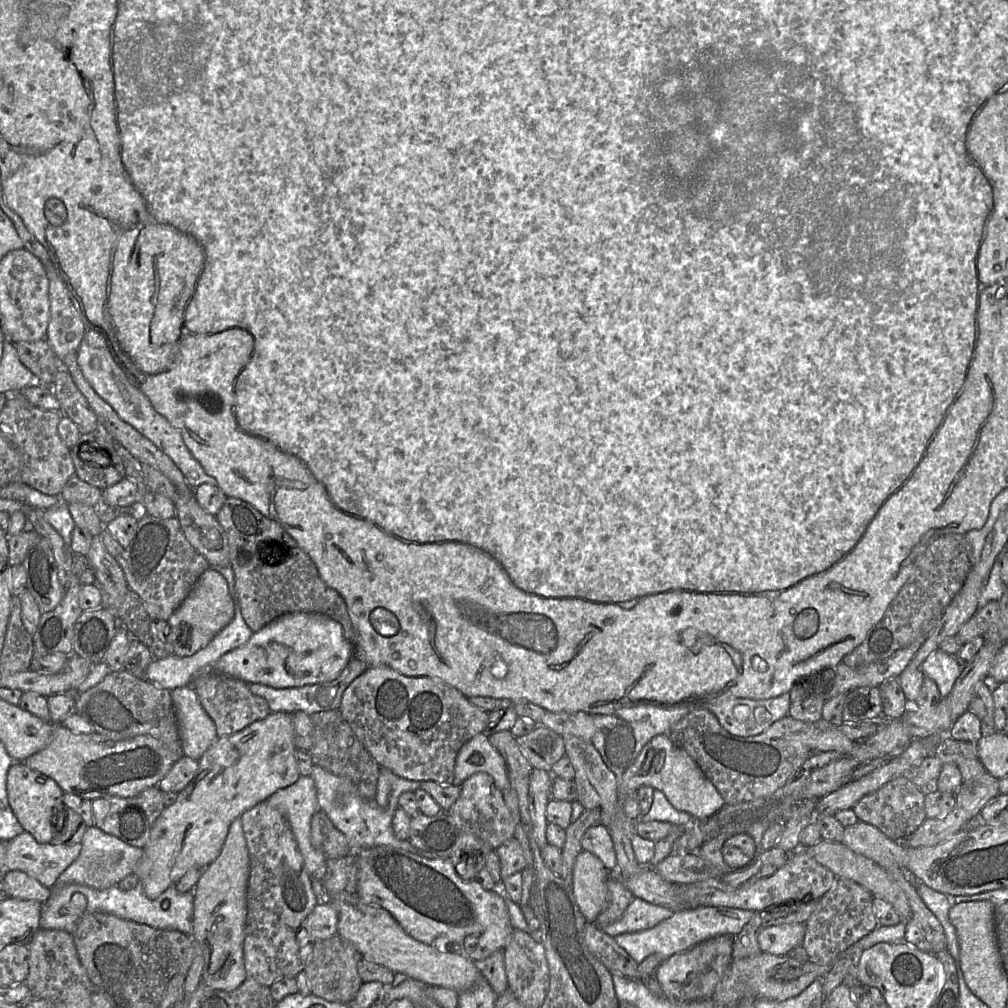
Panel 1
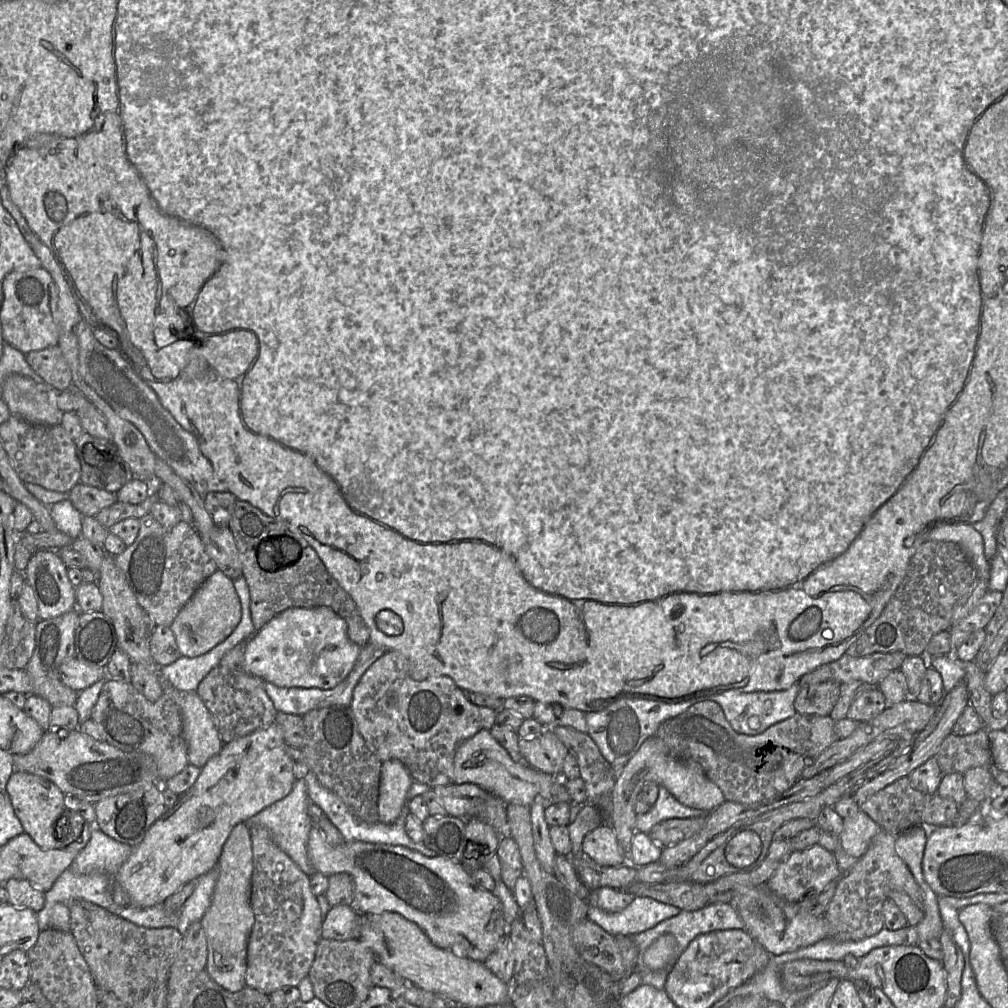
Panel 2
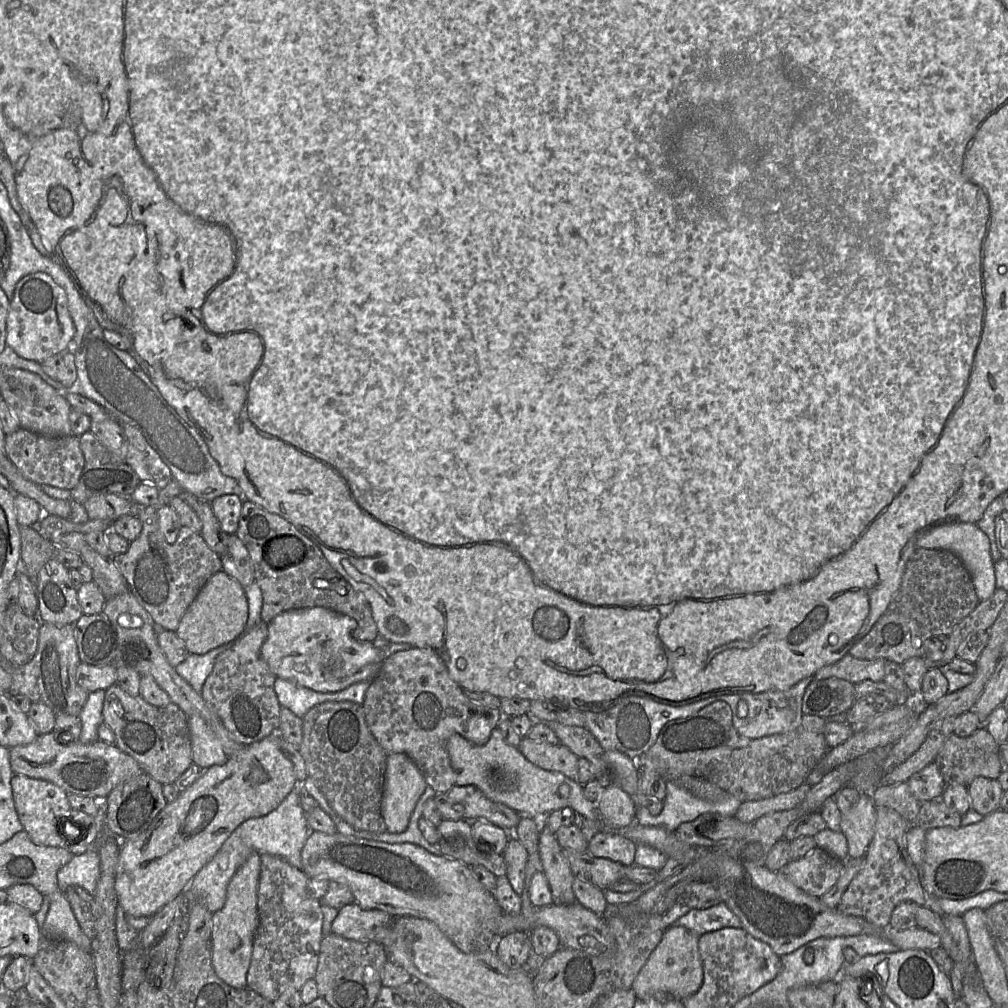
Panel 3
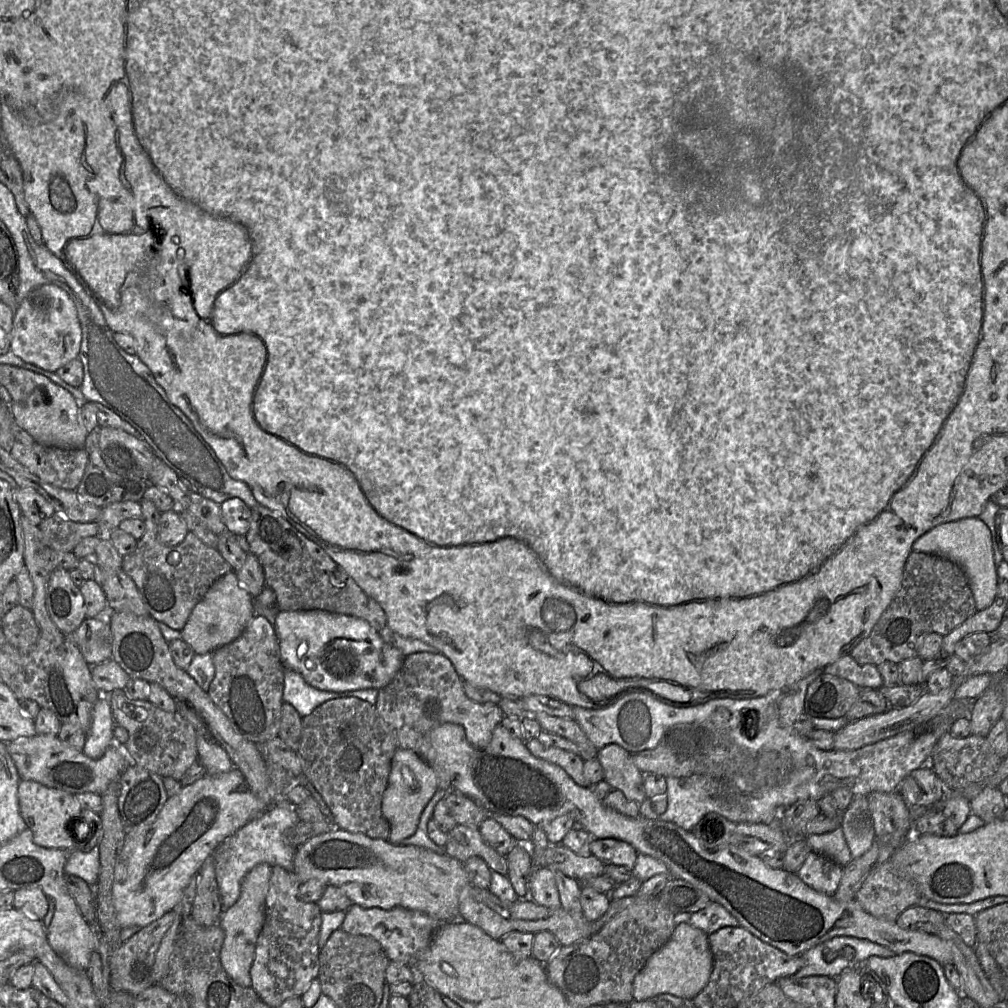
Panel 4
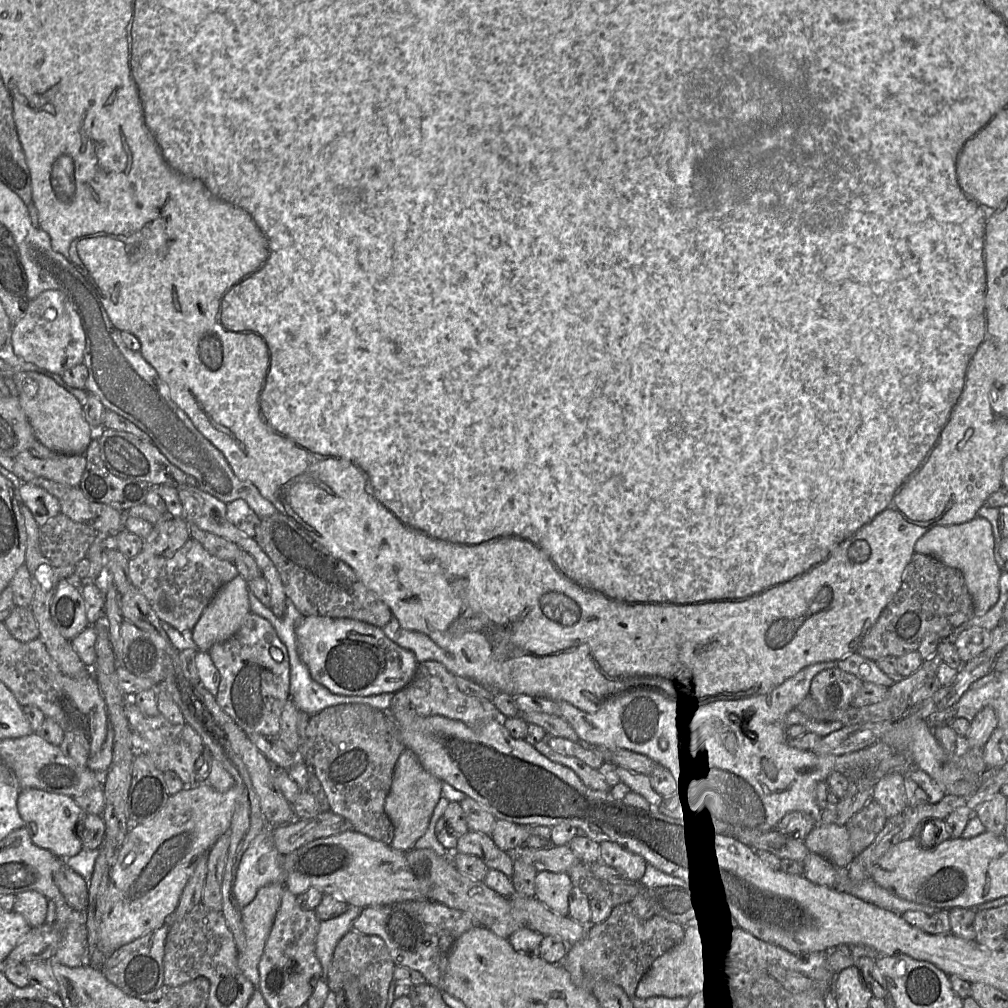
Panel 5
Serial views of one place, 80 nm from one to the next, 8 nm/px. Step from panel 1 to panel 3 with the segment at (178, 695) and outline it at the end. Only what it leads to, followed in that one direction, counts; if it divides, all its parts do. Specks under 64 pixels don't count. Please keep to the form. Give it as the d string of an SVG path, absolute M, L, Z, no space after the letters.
M190 715L188 724L193 763L203 770L214 765L225 764L228 756L205 720L199 715Z

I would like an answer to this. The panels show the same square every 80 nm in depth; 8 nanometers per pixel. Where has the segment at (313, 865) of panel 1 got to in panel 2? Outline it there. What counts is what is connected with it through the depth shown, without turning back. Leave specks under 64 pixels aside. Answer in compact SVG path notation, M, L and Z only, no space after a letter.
M304 778L296 780L291 791L281 800L271 804L258 814L250 817L245 824L266 828L274 842L282 849L308 876L316 871L312 866L307 851L309 831L312 827L312 819L308 814L310 799L307 794L307 786Z

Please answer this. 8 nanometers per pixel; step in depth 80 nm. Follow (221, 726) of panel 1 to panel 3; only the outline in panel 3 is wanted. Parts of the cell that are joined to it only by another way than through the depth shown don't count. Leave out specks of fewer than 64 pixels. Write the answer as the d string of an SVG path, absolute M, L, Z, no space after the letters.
M262 621L246 630L231 647L216 658L213 670L200 692L232 739L242 745L249 745L278 733L281 705L274 690L277 677L261 657L261 648L267 634L268 623Z

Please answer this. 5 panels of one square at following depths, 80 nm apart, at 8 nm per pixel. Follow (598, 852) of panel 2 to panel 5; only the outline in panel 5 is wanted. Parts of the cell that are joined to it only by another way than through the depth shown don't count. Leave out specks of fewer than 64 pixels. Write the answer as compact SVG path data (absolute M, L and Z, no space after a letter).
M610 841L599 843L599 861L616 869L625 881L637 883L646 870L646 861L619 844Z

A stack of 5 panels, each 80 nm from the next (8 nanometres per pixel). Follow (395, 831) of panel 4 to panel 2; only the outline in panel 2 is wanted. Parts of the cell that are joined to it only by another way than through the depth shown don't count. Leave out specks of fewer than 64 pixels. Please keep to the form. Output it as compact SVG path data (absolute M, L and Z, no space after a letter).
M390 759L382 763L378 797L379 821L391 824L398 819L403 807L407 806L407 794L413 782L409 770L401 761Z

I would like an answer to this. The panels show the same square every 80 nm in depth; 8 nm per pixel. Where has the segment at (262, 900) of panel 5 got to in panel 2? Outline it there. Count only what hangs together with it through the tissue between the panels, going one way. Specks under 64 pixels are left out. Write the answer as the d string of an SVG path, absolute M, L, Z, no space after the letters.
M235 825L223 845L215 868L218 879L211 905L200 920L207 939L205 970L218 985L230 992L237 992L246 986L247 945L255 921L251 907L253 852L248 825Z

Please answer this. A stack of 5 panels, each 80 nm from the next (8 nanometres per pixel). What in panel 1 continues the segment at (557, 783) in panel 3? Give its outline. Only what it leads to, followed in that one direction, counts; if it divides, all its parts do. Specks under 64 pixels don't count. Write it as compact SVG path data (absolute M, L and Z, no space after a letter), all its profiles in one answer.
M484 732L476 734L460 748L455 761L453 784L460 785L478 772L489 774L502 791L508 787L506 762Z

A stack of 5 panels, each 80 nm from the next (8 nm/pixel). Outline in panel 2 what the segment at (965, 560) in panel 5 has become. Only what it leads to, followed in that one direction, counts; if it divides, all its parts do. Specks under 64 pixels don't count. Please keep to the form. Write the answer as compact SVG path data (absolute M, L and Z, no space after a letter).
M936 523L927 534L928 541L950 541L961 547L974 567L979 580L989 581L990 560L984 553L981 534L968 523Z

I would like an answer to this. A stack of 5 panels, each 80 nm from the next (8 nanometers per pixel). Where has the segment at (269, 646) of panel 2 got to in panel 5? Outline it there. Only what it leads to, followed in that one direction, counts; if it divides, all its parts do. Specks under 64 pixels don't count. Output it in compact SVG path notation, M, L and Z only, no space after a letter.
M303 616L296 628L296 639L299 657L311 677L334 694L370 696L396 693L411 681L418 666L415 654L390 640L382 628L356 619Z

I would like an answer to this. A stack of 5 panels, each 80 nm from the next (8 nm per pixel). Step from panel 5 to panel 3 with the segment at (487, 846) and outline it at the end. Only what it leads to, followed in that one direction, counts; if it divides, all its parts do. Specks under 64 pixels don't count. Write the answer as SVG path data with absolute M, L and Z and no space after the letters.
M443 819L437 826L439 834L438 847L441 854L449 858L459 860L461 863L473 867L481 865L491 871L496 877L506 876L506 864L501 854L494 854L492 849L477 844L471 834L471 822L465 819L447 820Z

